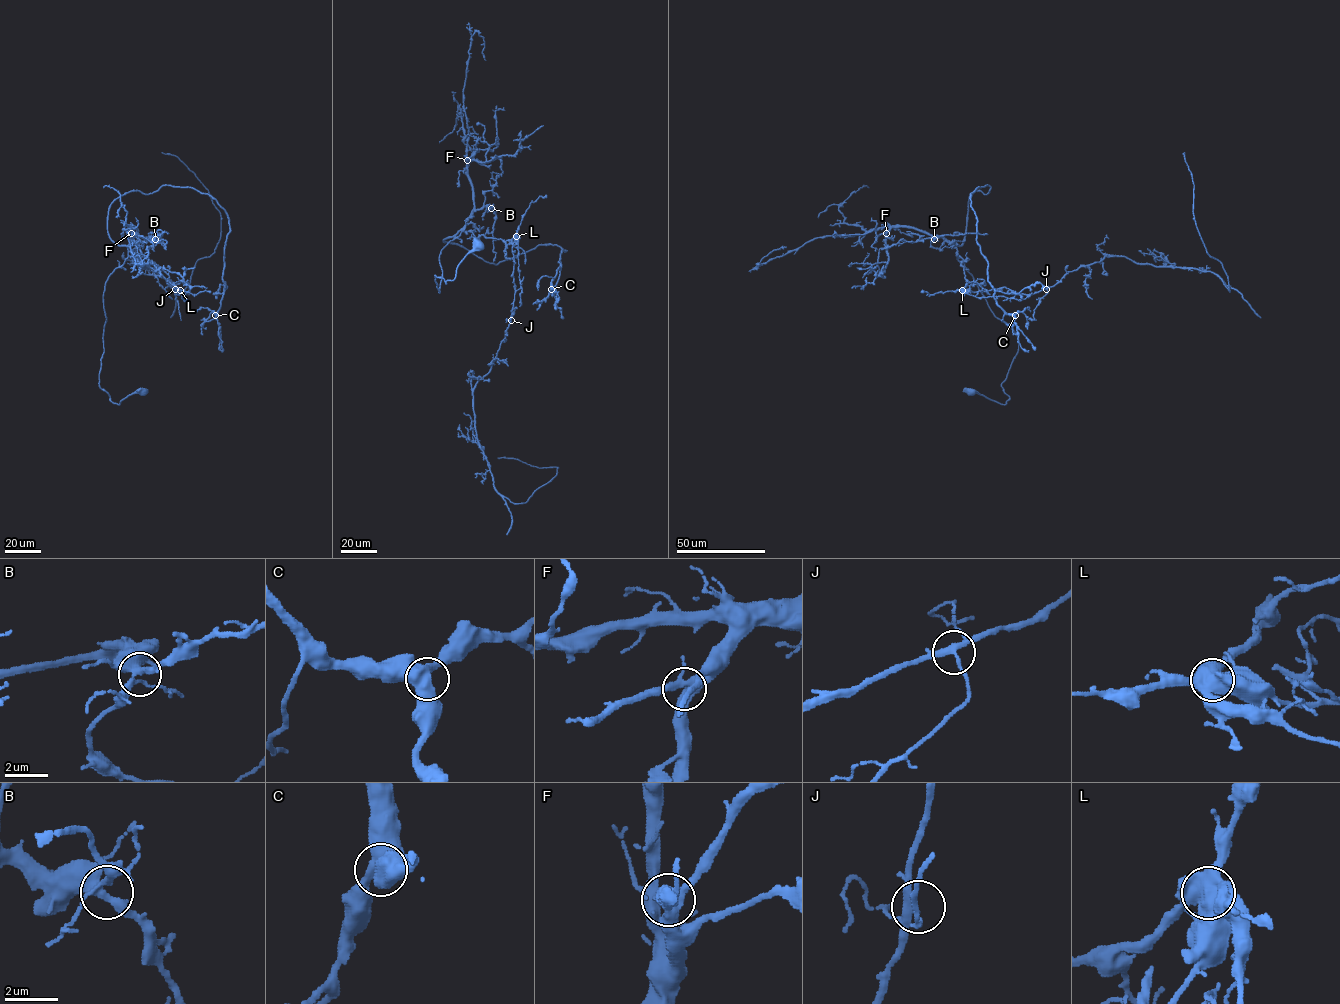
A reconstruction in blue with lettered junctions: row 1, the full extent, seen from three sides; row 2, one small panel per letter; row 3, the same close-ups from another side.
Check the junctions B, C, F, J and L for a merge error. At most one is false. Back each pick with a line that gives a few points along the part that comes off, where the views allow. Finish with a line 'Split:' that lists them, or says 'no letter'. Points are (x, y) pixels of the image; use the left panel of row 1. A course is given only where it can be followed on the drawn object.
L: course (180, 290), (137, 255), (180, 292), (195, 263), (215, 251), (221, 216), (194, 174), (161, 152)
Split: L

